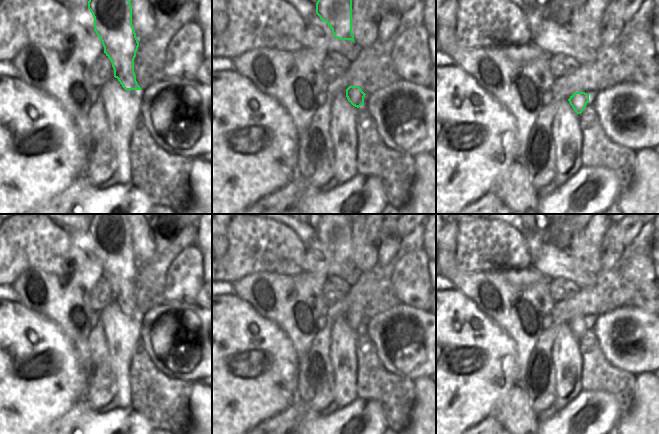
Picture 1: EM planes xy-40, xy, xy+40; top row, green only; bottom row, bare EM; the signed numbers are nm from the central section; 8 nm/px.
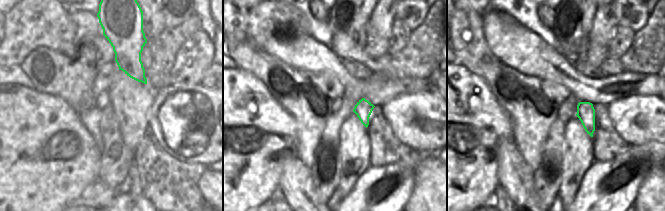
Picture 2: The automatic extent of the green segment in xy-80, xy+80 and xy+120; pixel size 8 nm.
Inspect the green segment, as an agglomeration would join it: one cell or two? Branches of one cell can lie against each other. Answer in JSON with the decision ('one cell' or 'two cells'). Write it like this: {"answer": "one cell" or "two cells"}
{"answer": "one cell"}

